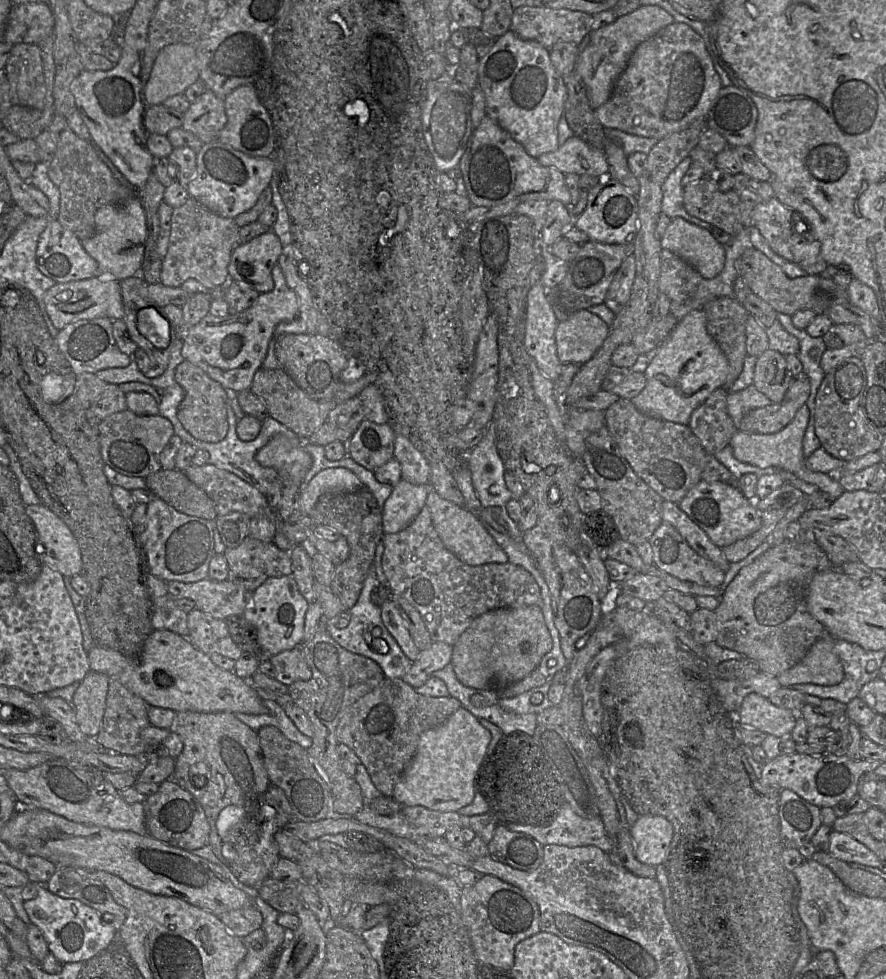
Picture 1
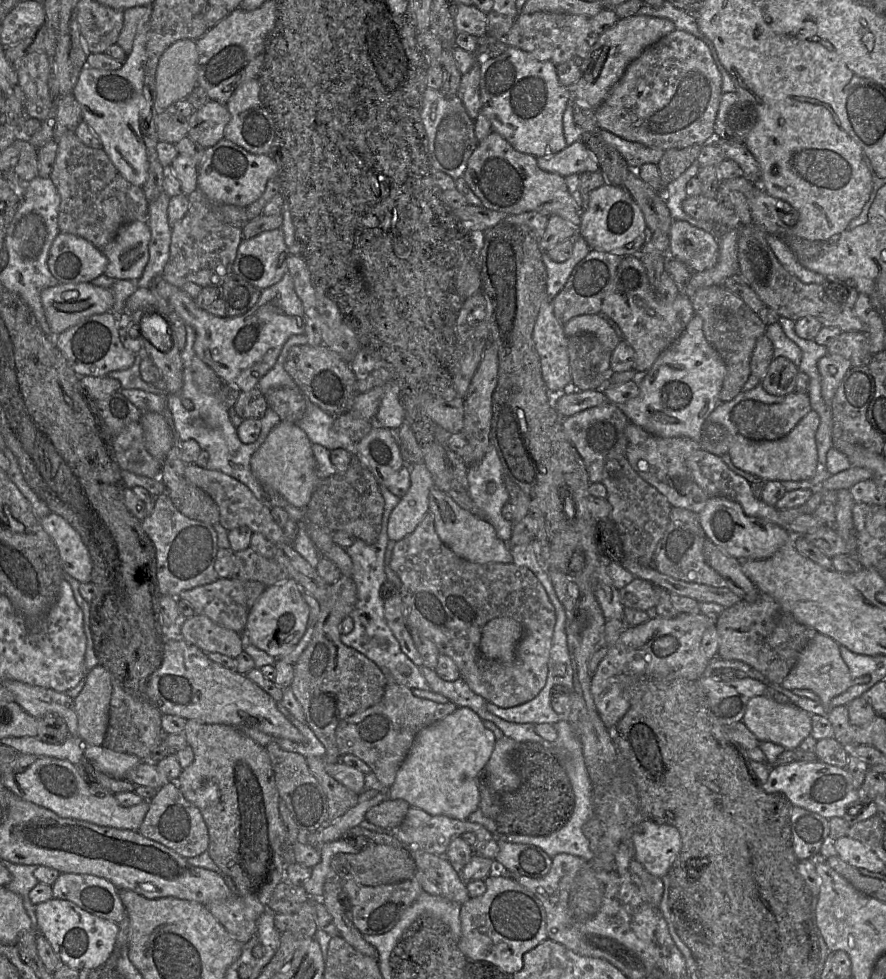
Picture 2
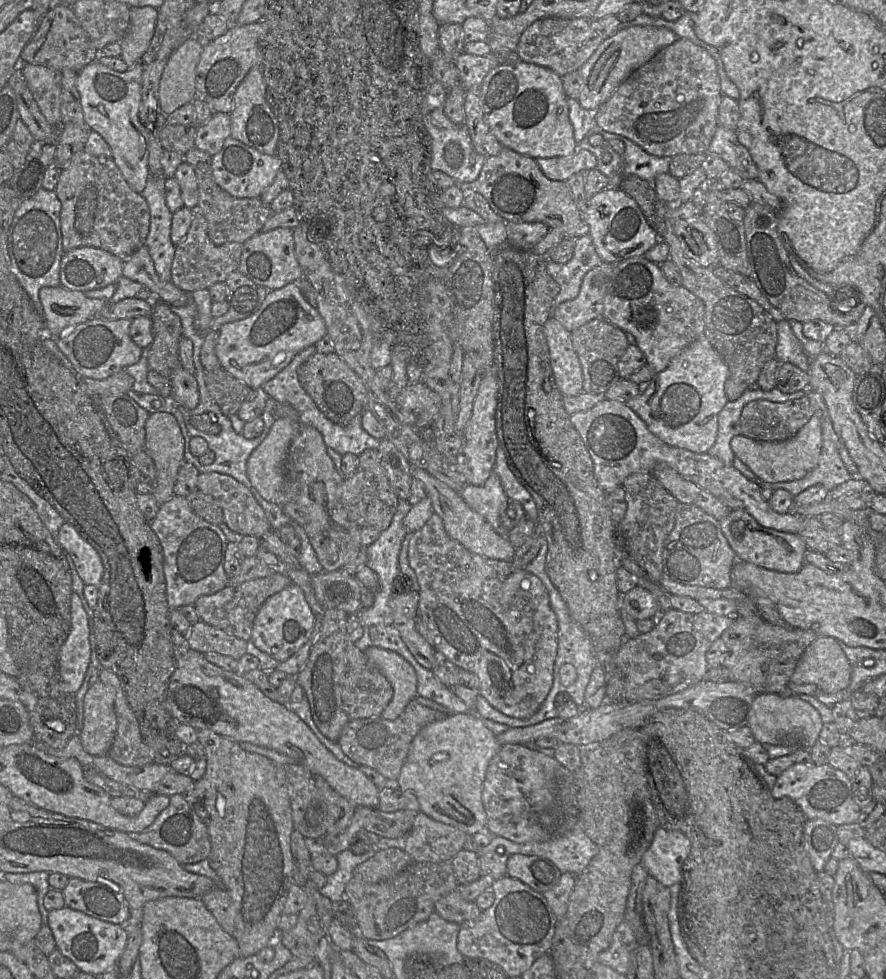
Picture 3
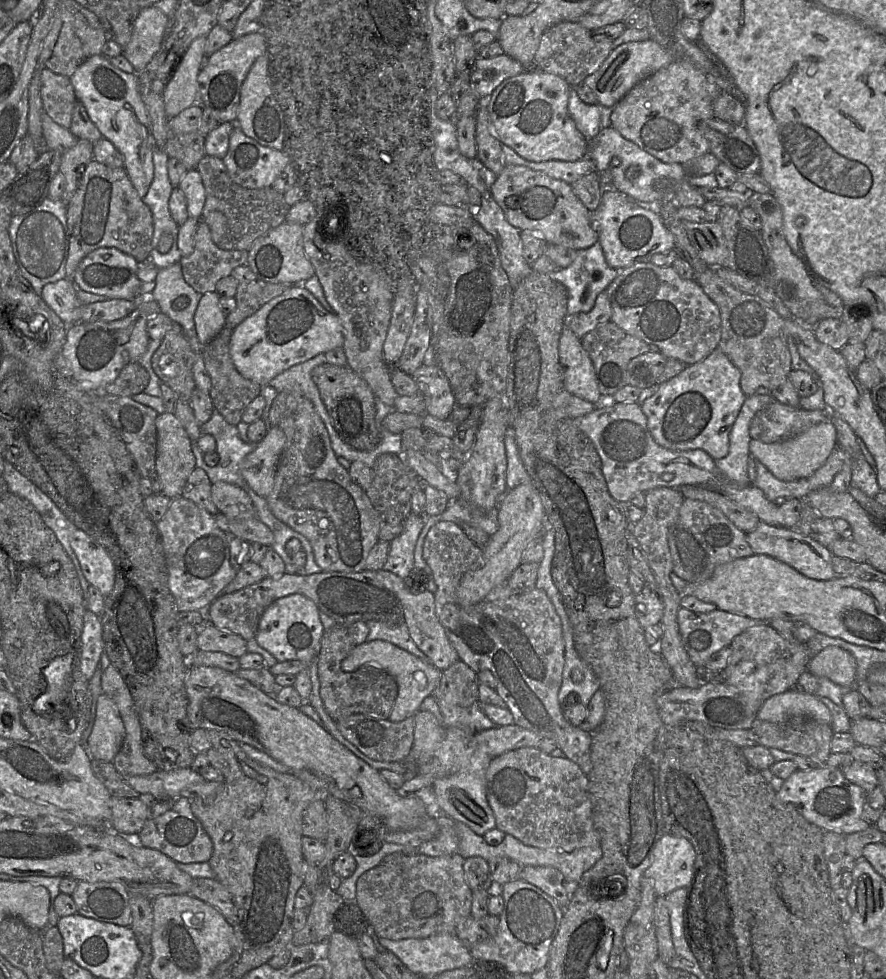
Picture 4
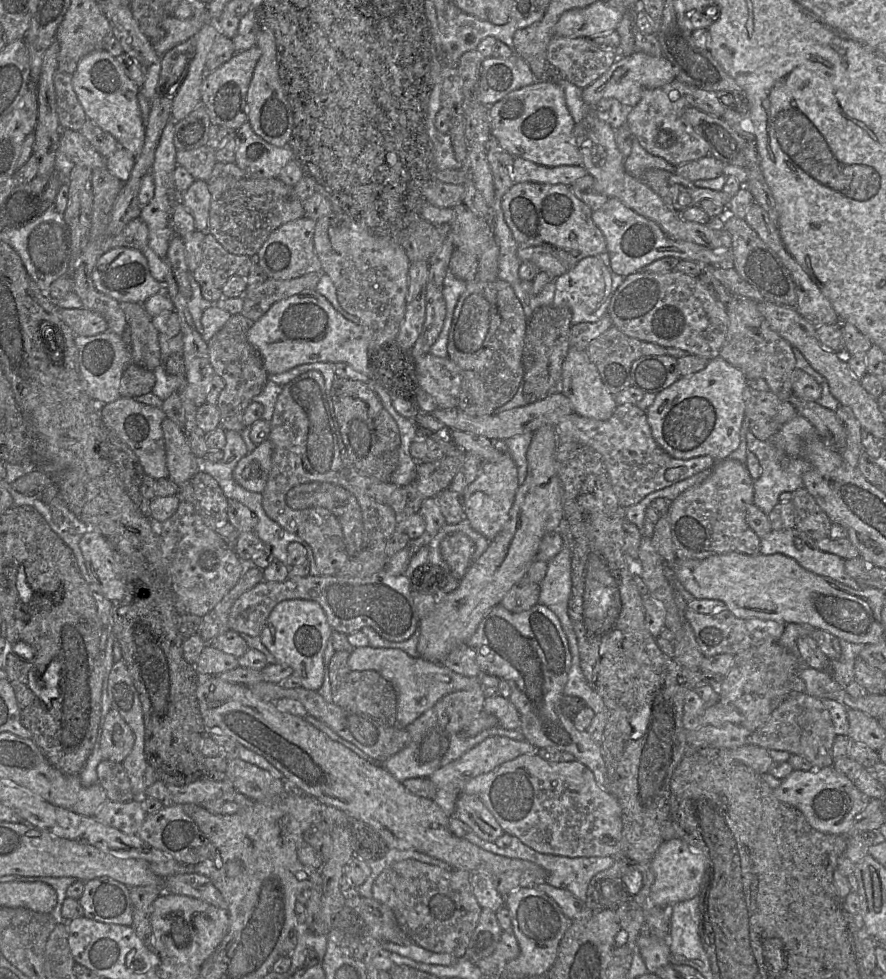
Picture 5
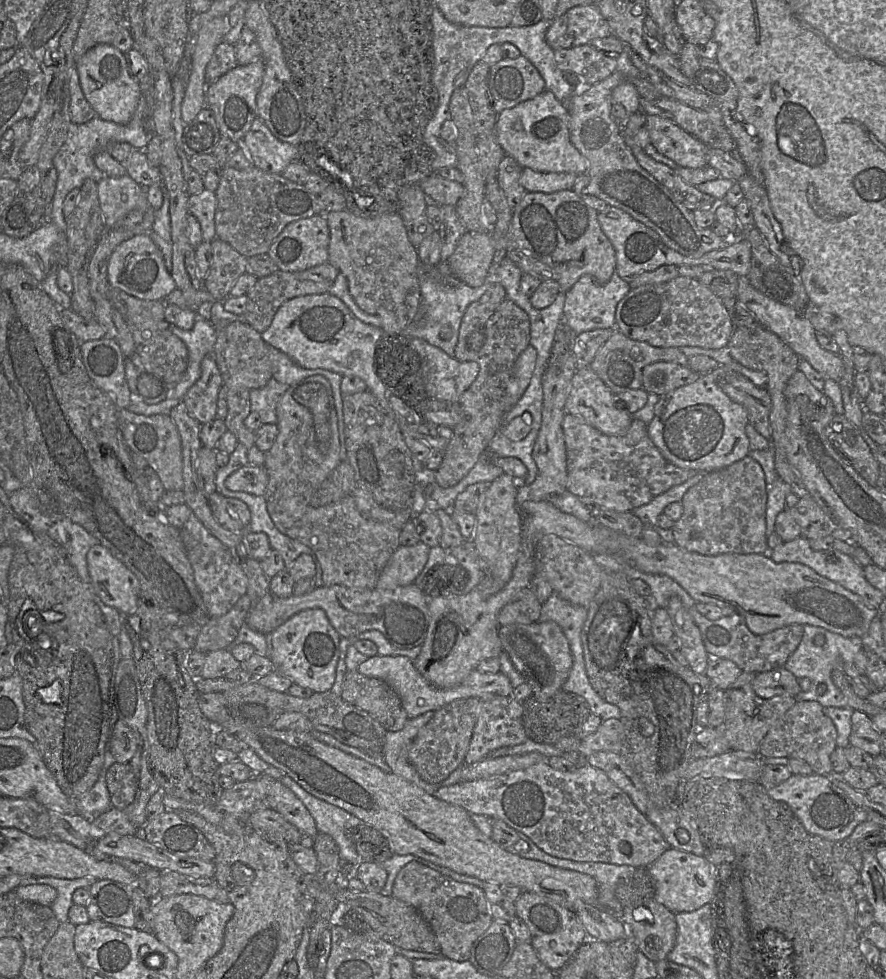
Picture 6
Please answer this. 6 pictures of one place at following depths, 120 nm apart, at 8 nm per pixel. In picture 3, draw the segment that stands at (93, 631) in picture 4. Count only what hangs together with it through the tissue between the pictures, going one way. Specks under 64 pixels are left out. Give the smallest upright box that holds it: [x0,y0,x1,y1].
[58,594,91,695]

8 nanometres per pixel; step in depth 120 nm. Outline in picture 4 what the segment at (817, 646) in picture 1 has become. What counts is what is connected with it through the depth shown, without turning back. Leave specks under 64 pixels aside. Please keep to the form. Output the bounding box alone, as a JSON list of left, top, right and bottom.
[806,646,856,685]

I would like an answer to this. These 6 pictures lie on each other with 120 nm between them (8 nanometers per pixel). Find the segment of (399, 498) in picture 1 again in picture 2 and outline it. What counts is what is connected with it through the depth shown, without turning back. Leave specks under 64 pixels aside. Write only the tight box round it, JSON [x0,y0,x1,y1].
[387,462,433,541]

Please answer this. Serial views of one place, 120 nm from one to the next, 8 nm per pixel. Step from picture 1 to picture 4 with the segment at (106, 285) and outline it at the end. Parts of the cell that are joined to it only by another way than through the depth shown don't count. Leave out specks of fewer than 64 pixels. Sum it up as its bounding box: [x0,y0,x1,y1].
[42,279,80,326]

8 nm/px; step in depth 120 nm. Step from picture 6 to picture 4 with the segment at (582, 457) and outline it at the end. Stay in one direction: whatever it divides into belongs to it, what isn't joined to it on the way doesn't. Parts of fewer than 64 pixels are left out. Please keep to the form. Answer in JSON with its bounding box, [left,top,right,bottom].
[573,400,718,503]

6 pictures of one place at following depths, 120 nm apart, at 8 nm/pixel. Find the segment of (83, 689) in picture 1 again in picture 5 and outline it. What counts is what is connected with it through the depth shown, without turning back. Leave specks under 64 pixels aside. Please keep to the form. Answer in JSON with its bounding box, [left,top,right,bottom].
[99,709,135,763]

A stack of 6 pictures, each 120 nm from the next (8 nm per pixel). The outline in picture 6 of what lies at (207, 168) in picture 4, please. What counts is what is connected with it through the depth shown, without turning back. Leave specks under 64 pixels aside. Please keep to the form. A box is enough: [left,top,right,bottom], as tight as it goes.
[215,166,323,258]

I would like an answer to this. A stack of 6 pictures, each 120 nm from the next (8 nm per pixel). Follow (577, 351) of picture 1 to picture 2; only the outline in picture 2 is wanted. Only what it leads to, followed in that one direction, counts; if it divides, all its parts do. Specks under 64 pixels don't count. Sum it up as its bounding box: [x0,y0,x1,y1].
[564,314,621,351]

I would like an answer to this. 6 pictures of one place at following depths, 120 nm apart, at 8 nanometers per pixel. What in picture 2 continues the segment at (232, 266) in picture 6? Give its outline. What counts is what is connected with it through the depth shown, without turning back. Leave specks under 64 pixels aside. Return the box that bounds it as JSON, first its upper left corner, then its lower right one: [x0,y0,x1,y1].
[162,189,242,288]

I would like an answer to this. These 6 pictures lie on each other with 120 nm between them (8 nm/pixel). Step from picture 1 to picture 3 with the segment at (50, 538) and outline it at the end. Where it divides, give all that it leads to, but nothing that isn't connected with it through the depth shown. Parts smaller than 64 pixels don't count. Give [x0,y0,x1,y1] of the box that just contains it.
[56,522,103,586]

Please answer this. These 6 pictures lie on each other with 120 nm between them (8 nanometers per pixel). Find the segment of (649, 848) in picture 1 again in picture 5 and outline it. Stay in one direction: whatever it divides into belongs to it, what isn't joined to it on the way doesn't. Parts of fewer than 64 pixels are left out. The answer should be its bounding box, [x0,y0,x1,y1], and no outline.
[650,838,705,908]

